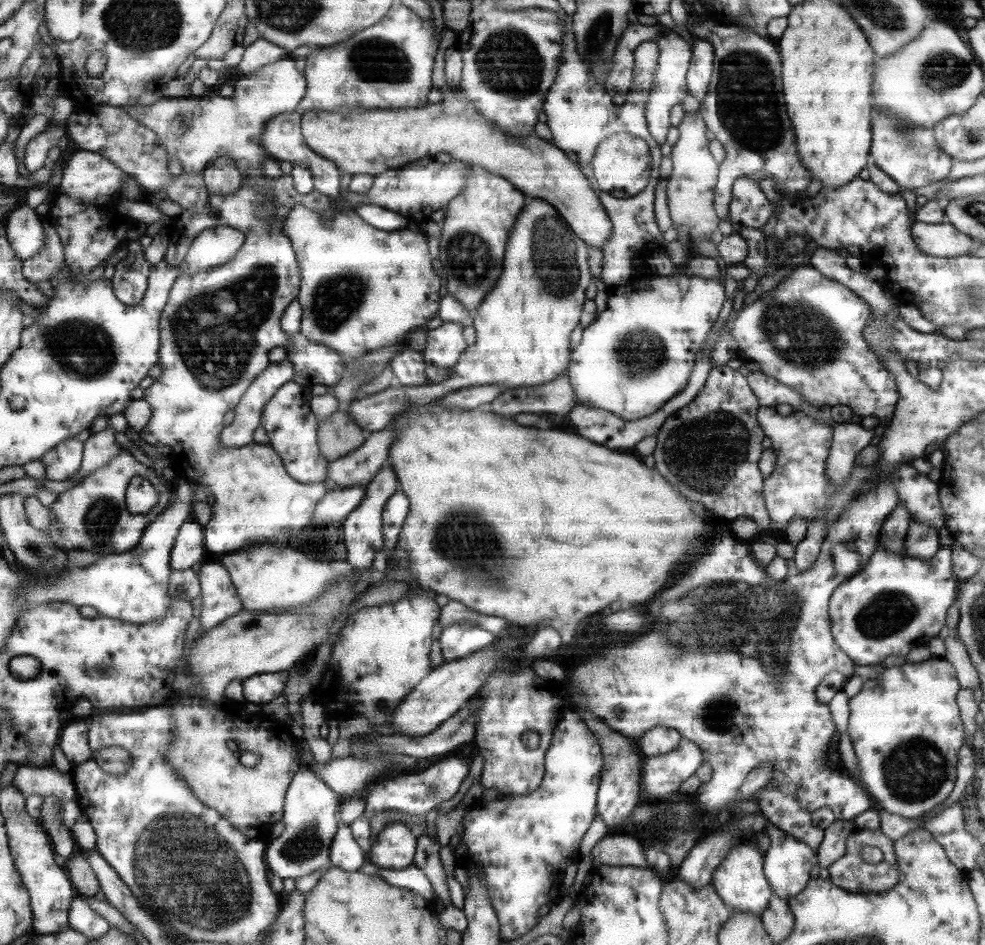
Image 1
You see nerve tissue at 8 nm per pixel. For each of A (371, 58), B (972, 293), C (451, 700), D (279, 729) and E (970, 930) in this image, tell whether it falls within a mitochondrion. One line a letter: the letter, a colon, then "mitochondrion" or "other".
A: mitochondrion
B: mitochondrion
C: other
D: other
E: other

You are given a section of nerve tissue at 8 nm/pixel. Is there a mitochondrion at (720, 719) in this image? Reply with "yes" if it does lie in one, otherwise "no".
yes

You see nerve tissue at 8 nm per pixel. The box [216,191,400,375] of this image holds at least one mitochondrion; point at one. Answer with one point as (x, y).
(335, 300)

